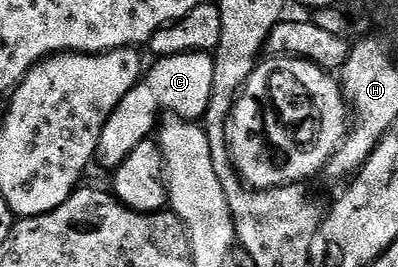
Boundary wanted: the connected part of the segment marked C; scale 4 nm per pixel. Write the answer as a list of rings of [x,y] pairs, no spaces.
[[[189,52],[188,54],[180,54],[179,56],[164,56],[153,61],[154,65],[149,65],[148,71],[143,75],[142,79],[139,80],[138,85],[136,85],[131,92],[124,94],[124,98],[120,102],[120,106],[116,106],[116,110],[112,110],[112,118],[108,118],[108,122],[104,126],[104,134],[100,134],[100,146],[98,147],[98,155],[96,157],[97,163],[100,165],[103,164],[107,170],[113,170],[124,162],[124,158],[128,158],[128,154],[132,154],[132,150],[136,150],[136,146],[140,146],[140,142],[151,139],[155,135],[156,129],[159,127],[160,119],[158,120],[158,115],[161,114],[162,108],[169,114],[171,117],[188,120],[191,122],[198,122],[203,119],[210,105],[210,99],[212,98],[212,82],[214,81],[214,57],[211,53],[208,52]]]

